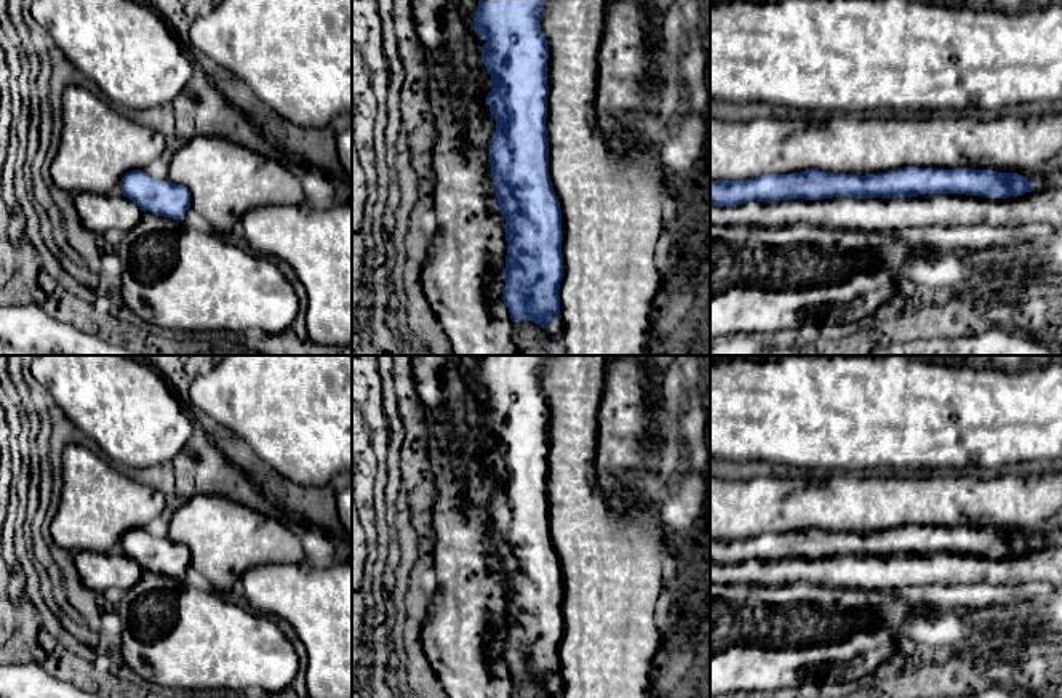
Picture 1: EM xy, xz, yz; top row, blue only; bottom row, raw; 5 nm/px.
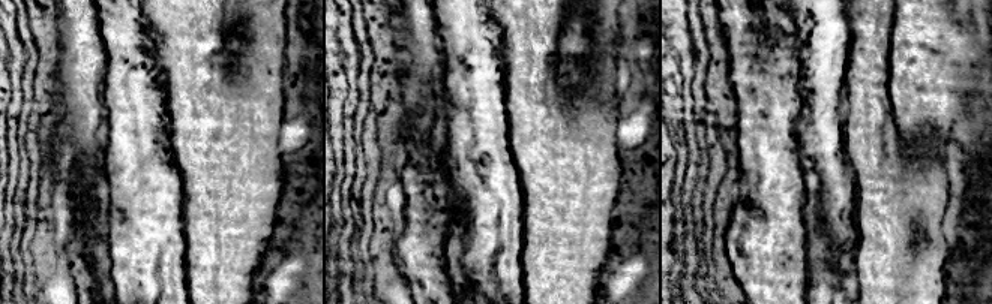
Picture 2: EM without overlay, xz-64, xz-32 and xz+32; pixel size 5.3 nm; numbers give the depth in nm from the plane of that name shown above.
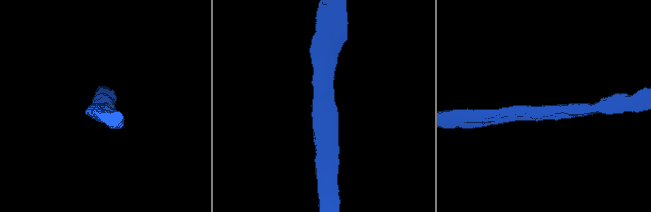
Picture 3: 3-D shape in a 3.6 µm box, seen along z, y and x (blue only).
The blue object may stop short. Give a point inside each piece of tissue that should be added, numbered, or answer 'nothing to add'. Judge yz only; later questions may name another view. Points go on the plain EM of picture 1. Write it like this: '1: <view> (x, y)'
nothing to add

